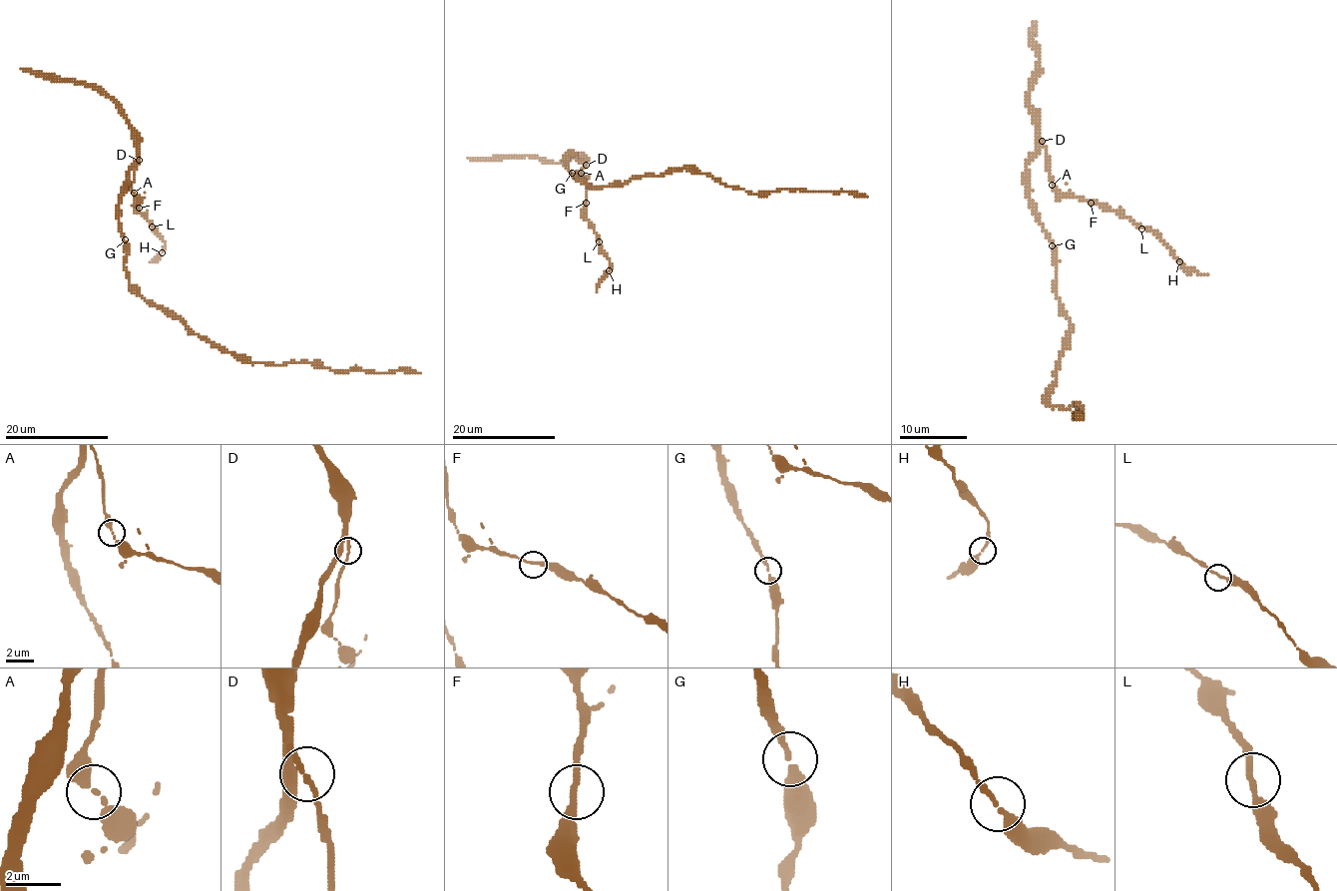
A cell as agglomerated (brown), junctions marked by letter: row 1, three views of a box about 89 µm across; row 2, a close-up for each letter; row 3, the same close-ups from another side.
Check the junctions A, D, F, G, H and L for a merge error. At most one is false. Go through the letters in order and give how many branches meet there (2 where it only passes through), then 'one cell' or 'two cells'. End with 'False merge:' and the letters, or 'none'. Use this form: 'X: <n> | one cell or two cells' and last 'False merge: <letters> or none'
A: 2 | one cell
D: 2 | one cell
F: 2 | one cell
G: 2 | one cell
H: 2 | one cell
L: 2 | one cell
False merge: none

